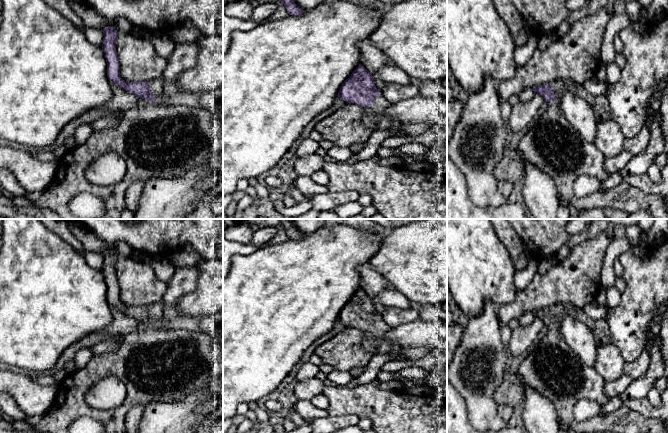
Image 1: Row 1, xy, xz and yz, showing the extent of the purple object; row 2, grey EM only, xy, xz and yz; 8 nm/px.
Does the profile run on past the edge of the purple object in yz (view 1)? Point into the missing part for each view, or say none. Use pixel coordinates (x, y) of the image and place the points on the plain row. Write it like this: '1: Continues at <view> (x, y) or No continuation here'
1: Continues at yz (600, 329)

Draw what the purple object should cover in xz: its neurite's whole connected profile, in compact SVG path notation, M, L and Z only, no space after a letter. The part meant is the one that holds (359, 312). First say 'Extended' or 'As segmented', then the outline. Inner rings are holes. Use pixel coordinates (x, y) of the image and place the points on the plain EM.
Extended. M362 288L344 305L338 316L338 322L364 331L368 337L363 340L362 346L373 356L377 353L394 353L398 360L410 360L399 345L381 338L391 328L376 312L371 298Z

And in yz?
Extended. M556 304L550 307L532 312L534 318L541 319L545 326L552 326L562 319L566 314L585 323L593 332L597 346L610 343L610 331L606 319L596 320L590 318L583 309L570 307L565 304Z

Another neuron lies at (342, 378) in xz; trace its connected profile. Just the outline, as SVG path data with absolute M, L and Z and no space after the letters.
M333 370L327 374L327 379L334 382L336 385L346 386L352 379L350 372Z

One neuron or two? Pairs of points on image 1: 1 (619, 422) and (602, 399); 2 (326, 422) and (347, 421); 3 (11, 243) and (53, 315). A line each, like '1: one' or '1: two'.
1: two
2: one
3: one

